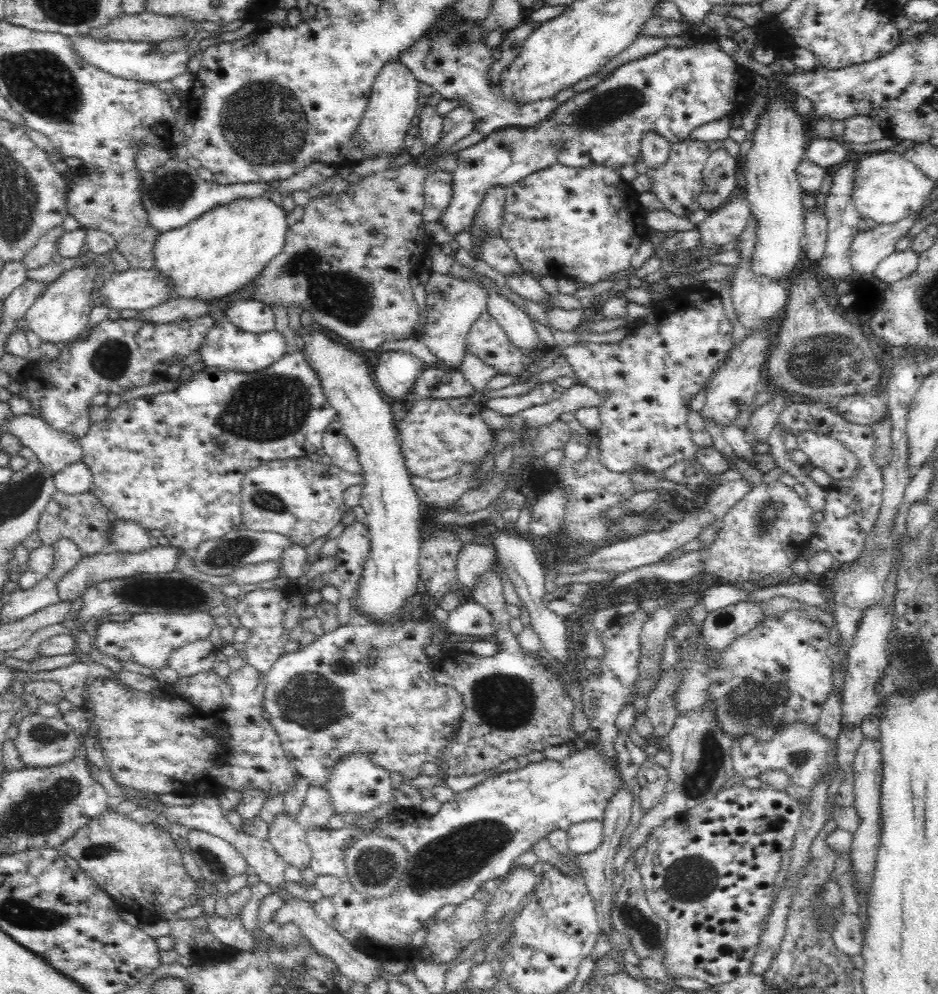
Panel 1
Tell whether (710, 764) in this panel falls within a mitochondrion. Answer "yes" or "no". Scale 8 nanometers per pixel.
yes

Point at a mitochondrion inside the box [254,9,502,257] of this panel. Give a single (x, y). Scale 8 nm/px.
(462, 38)

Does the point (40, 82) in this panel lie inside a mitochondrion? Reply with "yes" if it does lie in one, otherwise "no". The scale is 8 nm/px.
yes

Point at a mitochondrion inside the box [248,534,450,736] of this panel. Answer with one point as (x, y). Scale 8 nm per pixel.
(313, 701)

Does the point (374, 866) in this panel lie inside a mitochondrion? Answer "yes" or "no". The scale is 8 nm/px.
yes

